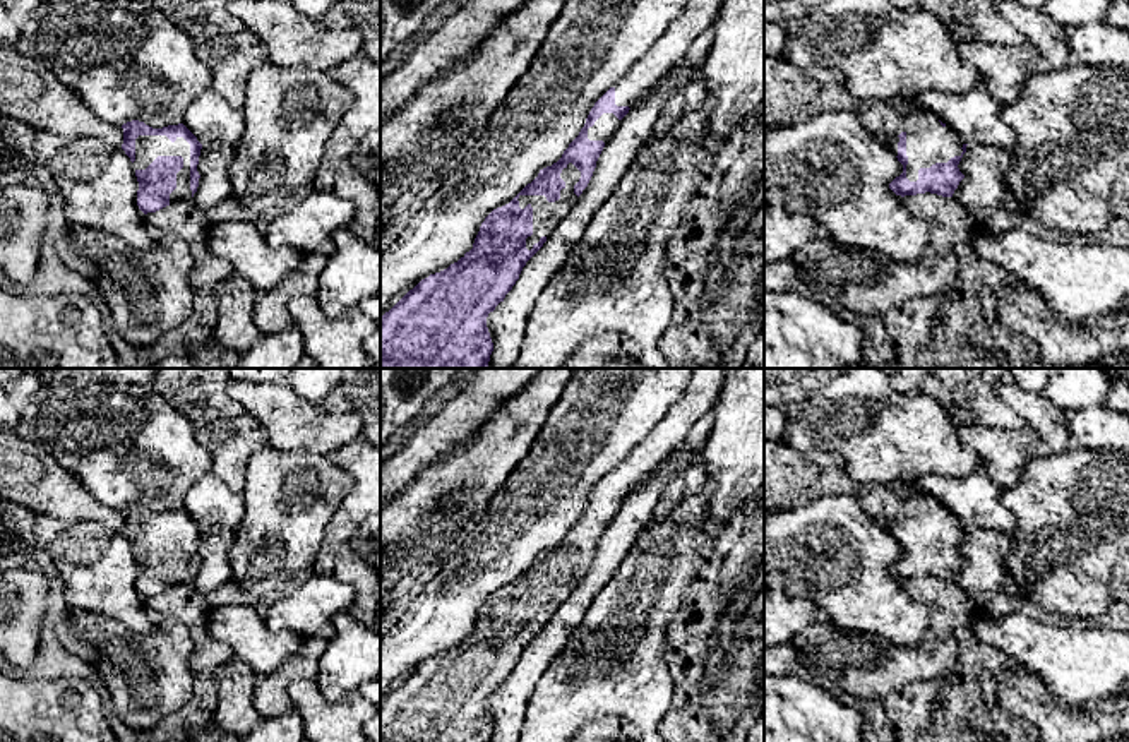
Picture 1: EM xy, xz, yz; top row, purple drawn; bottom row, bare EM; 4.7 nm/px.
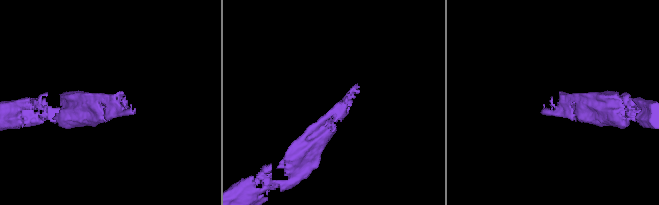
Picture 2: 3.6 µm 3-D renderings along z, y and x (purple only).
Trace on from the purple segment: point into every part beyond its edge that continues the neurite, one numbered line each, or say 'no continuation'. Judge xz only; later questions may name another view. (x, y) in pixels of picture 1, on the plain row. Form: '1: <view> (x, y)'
1: xz (547, 598)

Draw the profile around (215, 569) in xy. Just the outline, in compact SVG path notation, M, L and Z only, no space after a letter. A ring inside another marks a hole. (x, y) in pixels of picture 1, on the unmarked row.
M202 528L197 555L200 559L192 584L200 593L209 593L231 581L228 550L235 542L235 528Z

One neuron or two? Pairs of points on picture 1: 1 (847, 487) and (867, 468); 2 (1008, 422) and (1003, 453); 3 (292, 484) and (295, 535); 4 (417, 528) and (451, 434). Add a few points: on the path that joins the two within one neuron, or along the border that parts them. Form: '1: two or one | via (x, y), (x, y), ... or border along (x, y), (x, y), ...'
1: two | border along (826, 451), (842, 460), (850, 477), (895, 489)
2: two | border along (967, 424), (1027, 429)
3: one | via (292, 496), (292, 523)
4: two | border along (475, 432), (410, 480)

